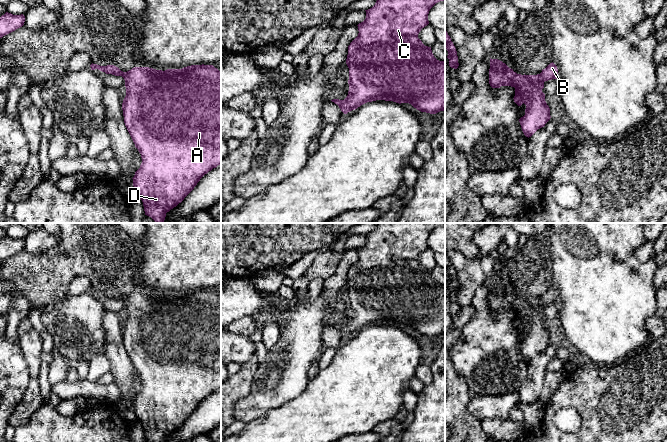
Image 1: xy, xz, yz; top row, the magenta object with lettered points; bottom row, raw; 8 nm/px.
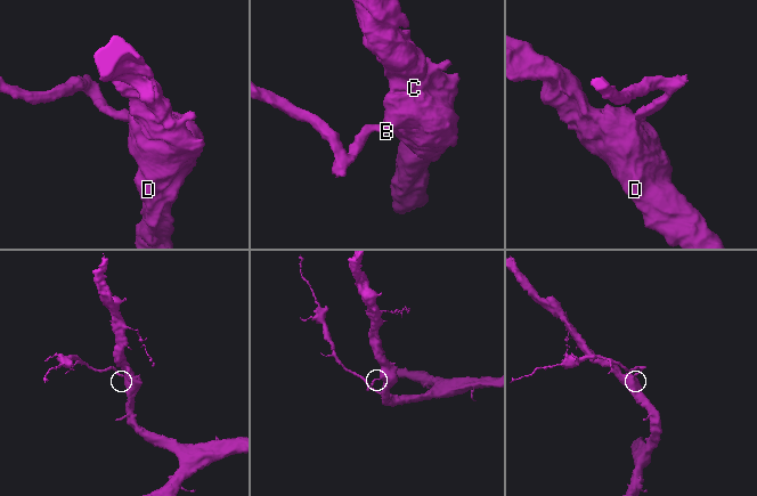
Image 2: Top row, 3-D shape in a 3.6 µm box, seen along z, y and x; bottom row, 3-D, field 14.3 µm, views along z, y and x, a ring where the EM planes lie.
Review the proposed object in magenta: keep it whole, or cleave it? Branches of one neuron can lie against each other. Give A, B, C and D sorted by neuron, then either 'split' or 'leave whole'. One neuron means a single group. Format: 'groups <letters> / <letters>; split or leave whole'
groups A B C D; leave whole

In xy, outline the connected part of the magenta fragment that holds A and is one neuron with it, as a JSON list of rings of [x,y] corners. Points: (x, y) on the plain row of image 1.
[[[93,287],[90,291],[91,294],[98,293],[106,298],[122,300],[125,304],[126,320],[122,327],[124,347],[142,382],[140,392],[132,402],[133,410],[143,426],[145,439],[151,442],[165,442],[166,437],[181,427],[205,398],[221,388],[221,296],[213,289],[204,288],[165,295],[149,291],[134,291],[127,296],[123,296],[114,289],[100,290]]]

